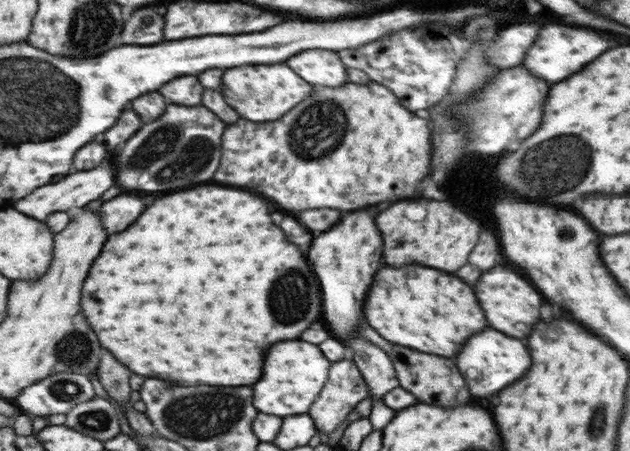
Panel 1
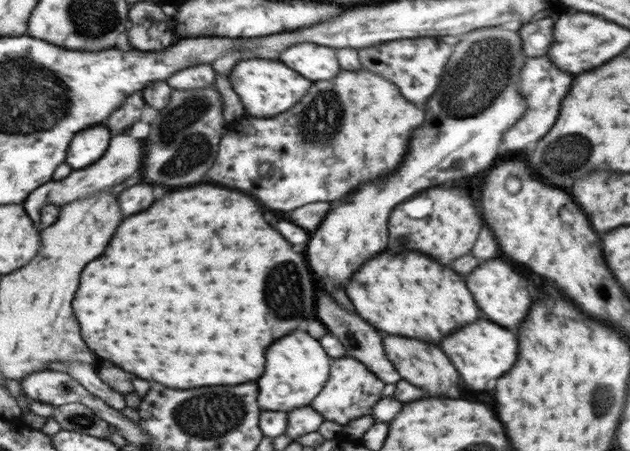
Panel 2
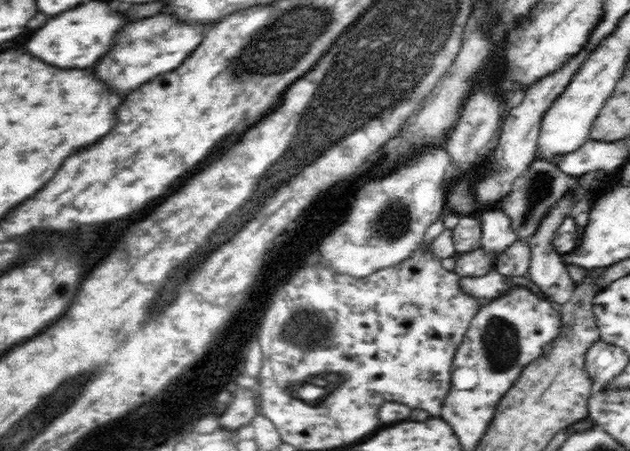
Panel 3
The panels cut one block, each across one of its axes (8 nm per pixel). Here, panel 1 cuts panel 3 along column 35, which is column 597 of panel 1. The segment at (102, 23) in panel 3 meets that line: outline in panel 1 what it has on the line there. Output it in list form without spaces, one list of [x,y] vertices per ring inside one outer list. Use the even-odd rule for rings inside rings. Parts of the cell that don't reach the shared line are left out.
[[[550,24],[538,32],[538,38],[528,48],[522,65],[526,66],[526,70],[530,70],[532,74],[538,74],[538,78],[546,78],[546,82],[556,84],[560,80],[566,80],[570,74],[582,70],[588,62],[600,56],[606,48],[608,48],[608,38],[604,38],[602,34],[596,34],[586,28]]]

